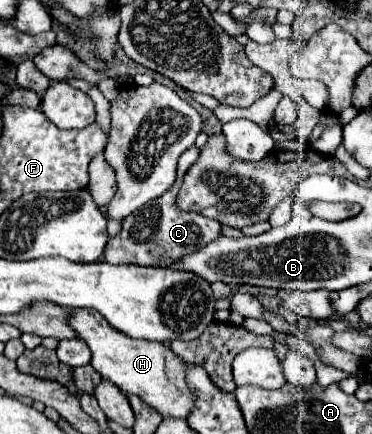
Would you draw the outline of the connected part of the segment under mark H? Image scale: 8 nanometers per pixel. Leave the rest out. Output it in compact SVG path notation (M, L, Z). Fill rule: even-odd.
M64 308L64 310L68 314L68 324L78 334L78 338L88 344L92 352L90 366L96 368L96 372L104 380L122 388L124 394L140 396L148 406L156 408L162 416L174 416L174 418L188 416L194 402L184 382L186 368L184 368L182 358L178 358L170 348L162 346L160 342L136 340L110 328L104 316L100 316L92 308L74 308L74 310Z

